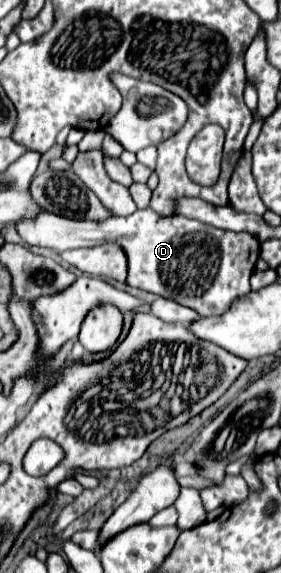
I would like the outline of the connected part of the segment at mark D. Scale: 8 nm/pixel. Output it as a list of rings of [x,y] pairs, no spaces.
[[[151,208],[137,210],[127,218],[115,218],[111,216],[109,220],[103,222],[91,222],[91,220],[73,220],[57,214],[39,214],[35,220],[23,220],[17,224],[19,236],[33,246],[43,246],[43,248],[53,248],[55,252],[63,250],[73,250],[73,248],[93,248],[103,242],[117,242],[125,256],[127,256],[127,284],[133,288],[141,288],[147,292],[153,292],[157,296],[175,300],[191,310],[195,310],[199,316],[215,316],[221,312],[227,312],[229,304],[251,292],[249,286],[249,276],[255,268],[255,262],[259,258],[259,248],[261,242],[247,234],[247,232],[229,232],[229,230],[219,230],[207,224],[201,224],[199,220],[191,220],[185,216],[169,216],[163,218]]]

